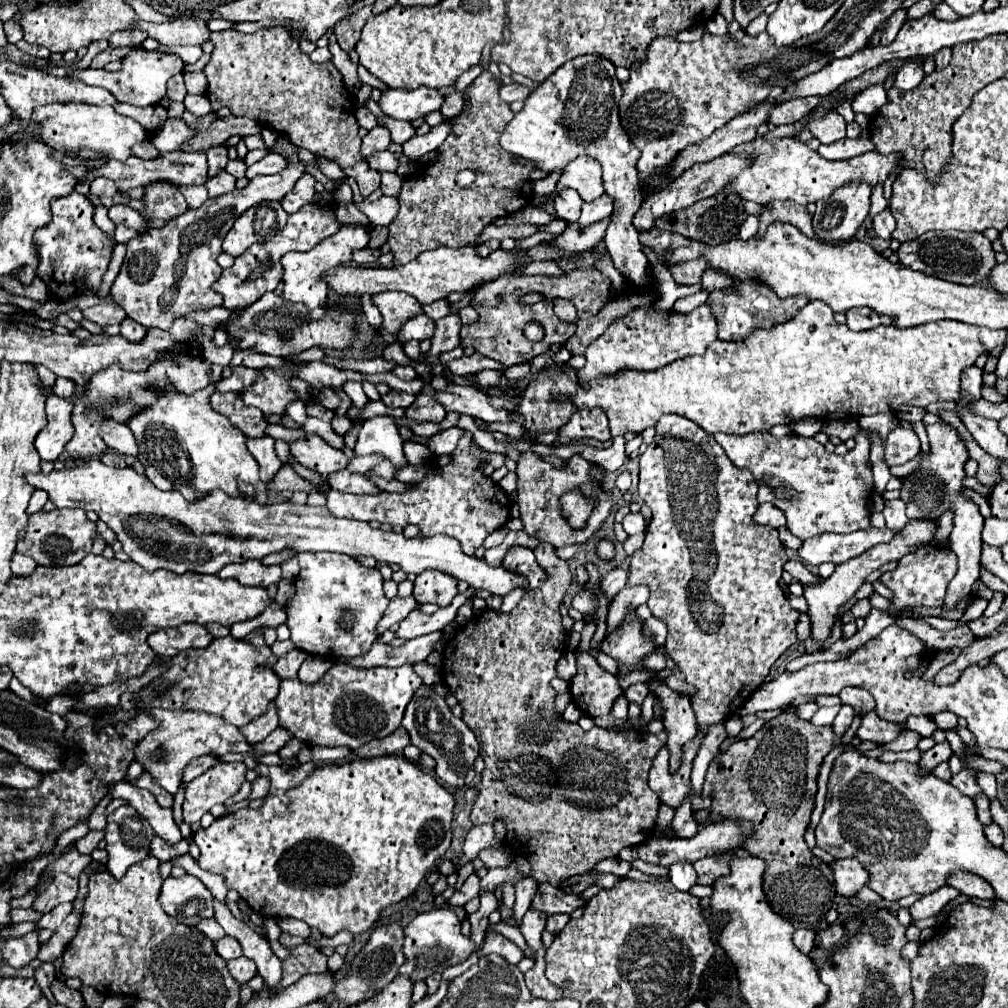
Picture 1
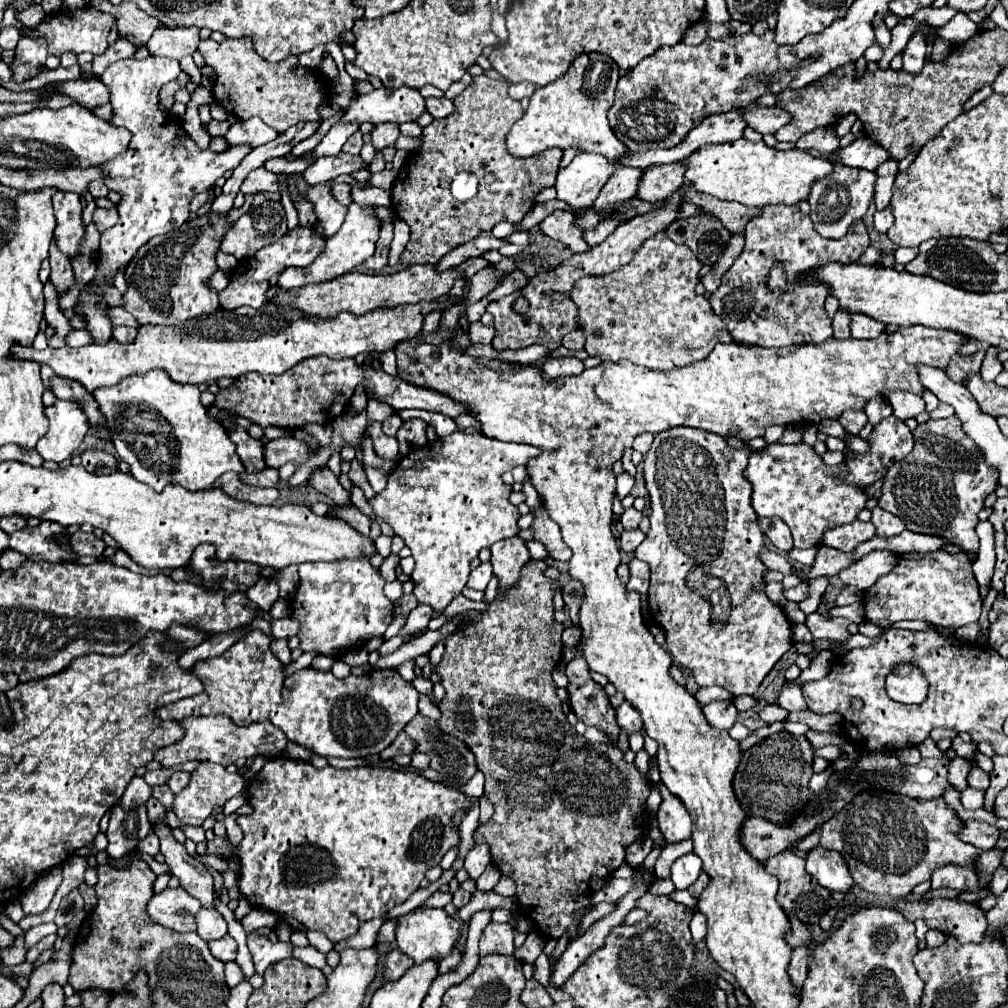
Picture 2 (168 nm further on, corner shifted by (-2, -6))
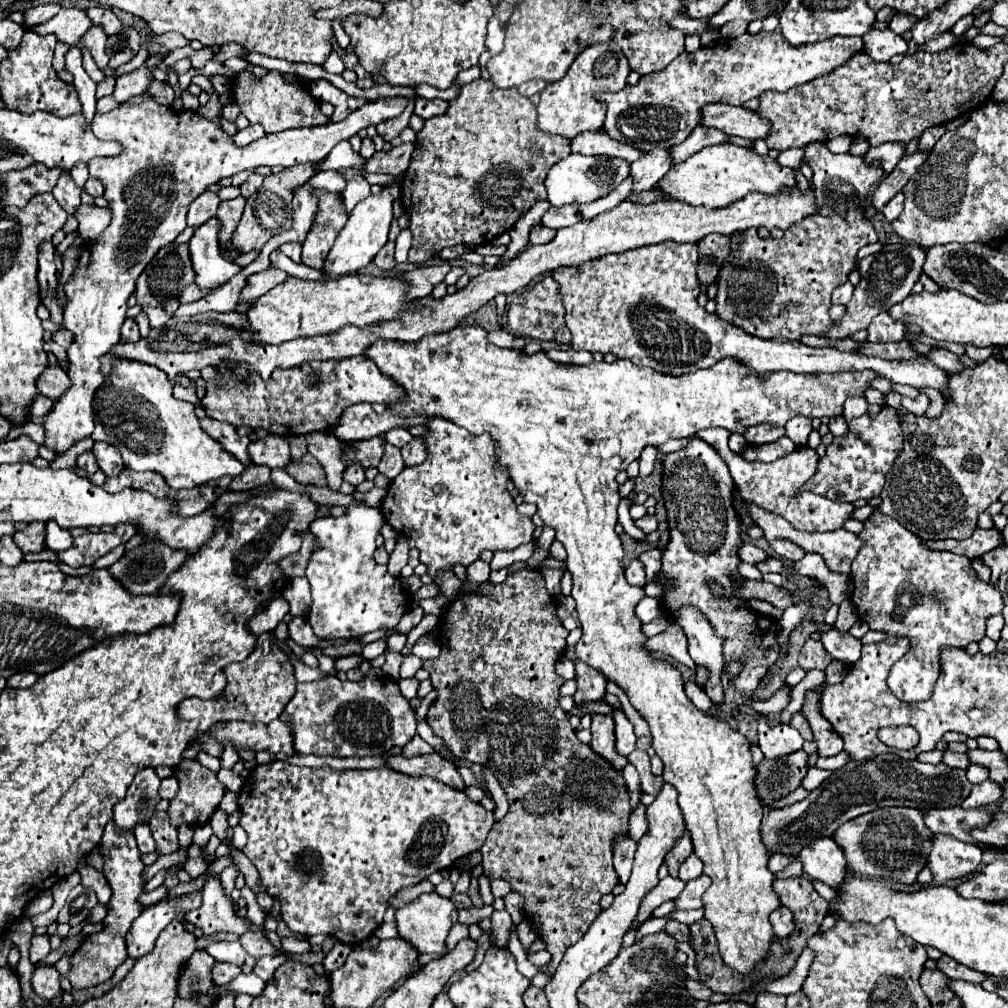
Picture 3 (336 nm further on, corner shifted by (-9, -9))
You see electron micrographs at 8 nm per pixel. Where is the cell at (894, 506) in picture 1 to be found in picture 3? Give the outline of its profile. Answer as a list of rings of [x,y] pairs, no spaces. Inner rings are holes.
[[[875,509],[875,513],[865,521],[865,529],[859,537],[863,537],[867,545],[853,559],[851,601],[855,603],[857,615],[861,615],[871,629],[885,631],[891,637],[907,635],[911,639],[909,653],[893,665],[887,685],[891,693],[905,703],[927,701],[933,695],[933,687],[939,677],[939,647],[967,647],[971,641],[979,641],[985,635],[987,617],[1003,611],[1003,593],[981,581],[967,557],[949,551],[929,551],[915,533],[905,529],[895,519],[879,513],[879,509]]]

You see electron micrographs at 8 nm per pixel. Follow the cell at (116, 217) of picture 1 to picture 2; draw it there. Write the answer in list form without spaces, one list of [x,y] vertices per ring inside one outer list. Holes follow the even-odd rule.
[[[96,208],[92,222],[96,224],[98,232],[104,232],[118,222],[118,212],[116,212],[116,208]]]

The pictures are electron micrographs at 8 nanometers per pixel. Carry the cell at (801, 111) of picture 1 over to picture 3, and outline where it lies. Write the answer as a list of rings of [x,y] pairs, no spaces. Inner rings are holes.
[[[707,105],[707,109],[703,109],[703,125],[723,129],[727,135],[749,139],[767,139],[771,133],[771,121],[757,111],[731,105]]]

